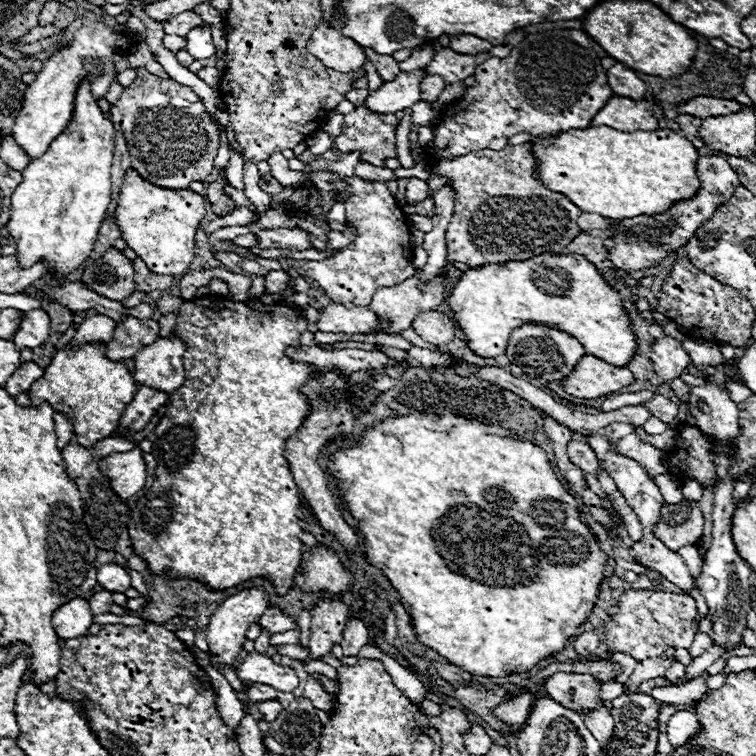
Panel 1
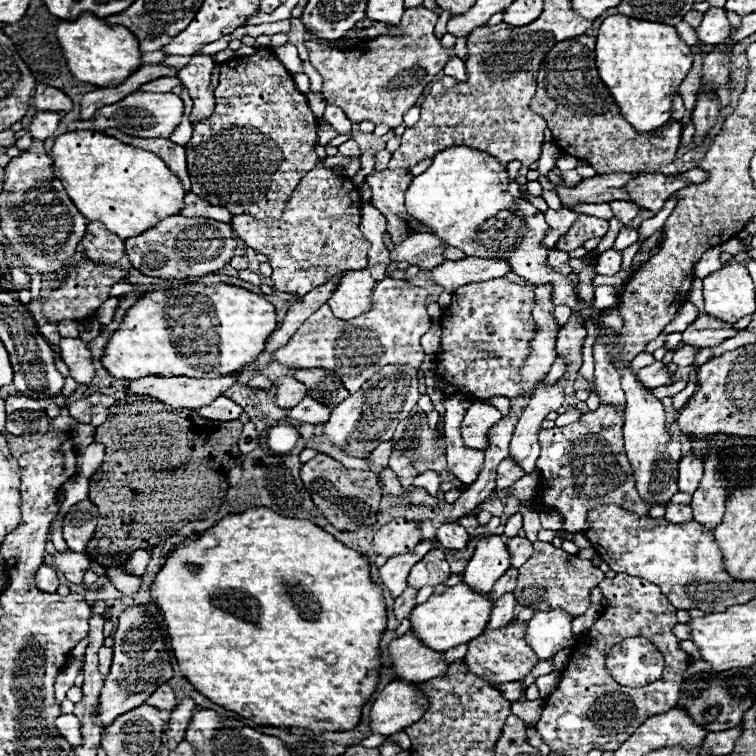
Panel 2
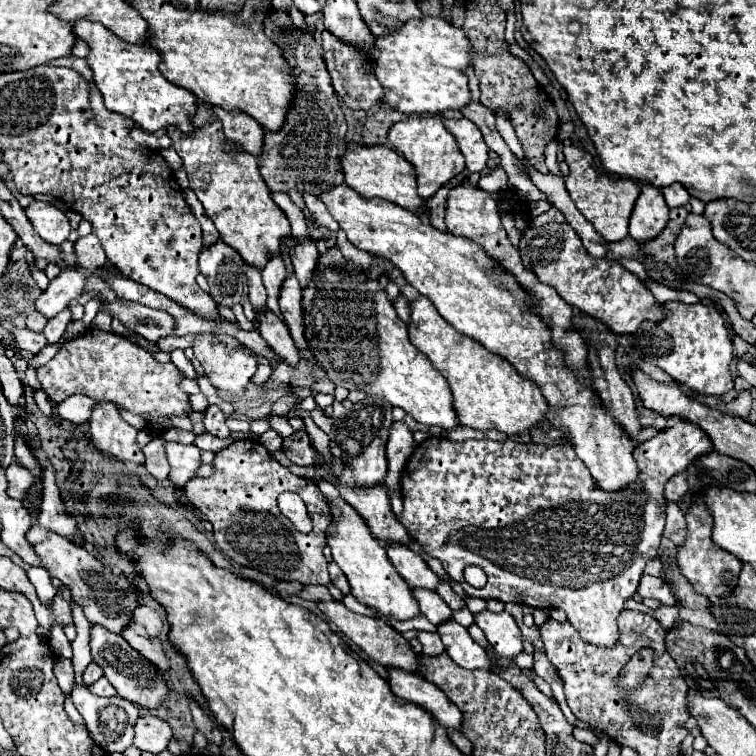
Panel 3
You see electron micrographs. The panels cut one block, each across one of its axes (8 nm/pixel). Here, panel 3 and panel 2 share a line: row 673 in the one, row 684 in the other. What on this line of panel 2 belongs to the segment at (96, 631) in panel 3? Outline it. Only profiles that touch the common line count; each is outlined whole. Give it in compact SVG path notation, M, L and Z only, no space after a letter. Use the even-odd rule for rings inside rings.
M130 608L120 616L120 624L114 632L114 658L110 672L104 680L98 700L98 714L96 718L102 726L114 722L120 714L138 708L160 684L166 684L172 672L172 654L168 654L168 646L164 638L162 624L158 620L158 610L154 608Z

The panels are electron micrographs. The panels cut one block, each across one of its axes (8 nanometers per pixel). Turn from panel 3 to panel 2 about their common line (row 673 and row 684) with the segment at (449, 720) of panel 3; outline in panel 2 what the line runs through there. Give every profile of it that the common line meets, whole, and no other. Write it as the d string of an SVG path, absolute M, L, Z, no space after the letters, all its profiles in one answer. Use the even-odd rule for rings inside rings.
M390 682L370 708L370 732L390 736L414 724L426 712L428 700L418 692L416 684Z

